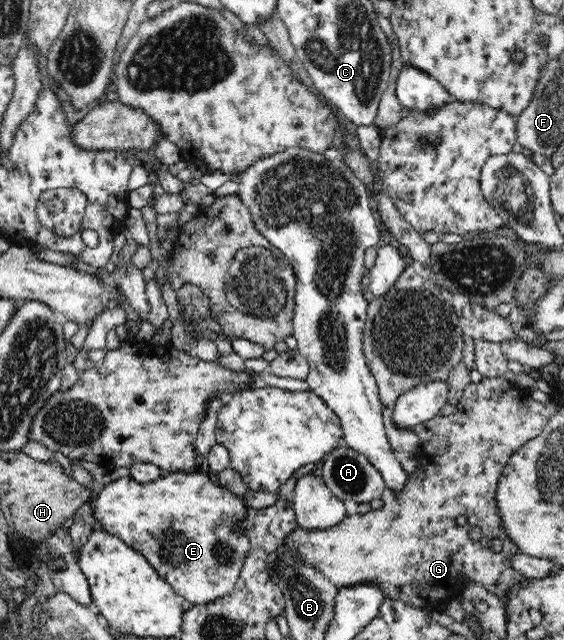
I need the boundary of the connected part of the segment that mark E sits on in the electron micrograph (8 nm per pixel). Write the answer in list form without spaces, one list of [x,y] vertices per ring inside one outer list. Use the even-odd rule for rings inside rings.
[[[163,473],[158,479],[138,484],[132,477],[123,477],[105,486],[94,501],[95,517],[104,531],[117,536],[137,550],[154,567],[176,594],[192,605],[206,604],[234,590],[252,541],[246,537],[242,522],[248,518],[248,503],[241,496],[218,484],[212,475]]]

